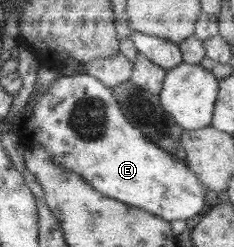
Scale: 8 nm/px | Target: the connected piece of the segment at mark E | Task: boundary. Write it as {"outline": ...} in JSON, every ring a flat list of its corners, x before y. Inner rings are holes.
{"outline":[[80,72,72,77,65,74,47,90,47,94,37,94,31,102,32,117,23,128,26,136,32,138,50,152,54,152,54,160,66,168,66,172,74,172,78,177,85,177,98,192,106,194,114,200,148,210,171,223,174,220,190,220,197,218,206,206,207,188,186,160,168,154,158,148,141,128,126,116,125,109,118,102,114,88,104,84,97,76]]}

